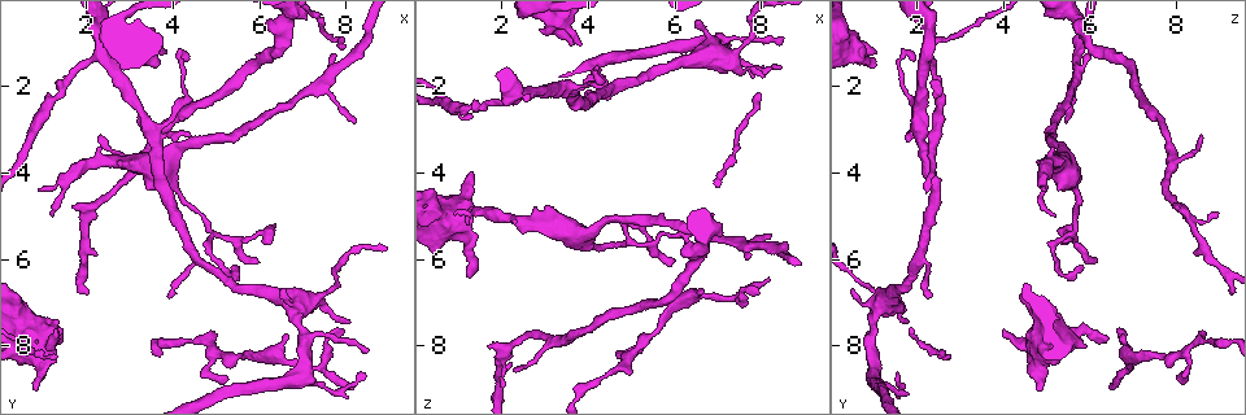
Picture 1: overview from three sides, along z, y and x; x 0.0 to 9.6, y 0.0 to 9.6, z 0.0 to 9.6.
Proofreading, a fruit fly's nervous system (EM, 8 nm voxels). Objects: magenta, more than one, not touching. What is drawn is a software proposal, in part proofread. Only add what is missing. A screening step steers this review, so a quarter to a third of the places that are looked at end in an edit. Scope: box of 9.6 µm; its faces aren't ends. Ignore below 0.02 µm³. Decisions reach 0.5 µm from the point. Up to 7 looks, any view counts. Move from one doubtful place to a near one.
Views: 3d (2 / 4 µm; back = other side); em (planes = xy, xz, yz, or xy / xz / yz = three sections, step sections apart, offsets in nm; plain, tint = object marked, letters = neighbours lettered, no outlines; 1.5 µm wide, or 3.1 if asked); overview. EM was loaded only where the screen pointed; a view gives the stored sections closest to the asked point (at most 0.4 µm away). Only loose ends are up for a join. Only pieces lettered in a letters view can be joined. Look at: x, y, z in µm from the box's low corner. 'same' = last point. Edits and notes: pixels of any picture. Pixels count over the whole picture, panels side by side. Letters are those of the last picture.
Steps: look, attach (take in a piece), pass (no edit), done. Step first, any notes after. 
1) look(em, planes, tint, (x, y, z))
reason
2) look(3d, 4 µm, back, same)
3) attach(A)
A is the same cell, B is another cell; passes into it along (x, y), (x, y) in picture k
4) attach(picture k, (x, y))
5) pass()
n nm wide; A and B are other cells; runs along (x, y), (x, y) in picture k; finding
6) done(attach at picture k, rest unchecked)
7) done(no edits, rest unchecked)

look(em, planes, letters, (3.85, 6.80, 2.35))
free end

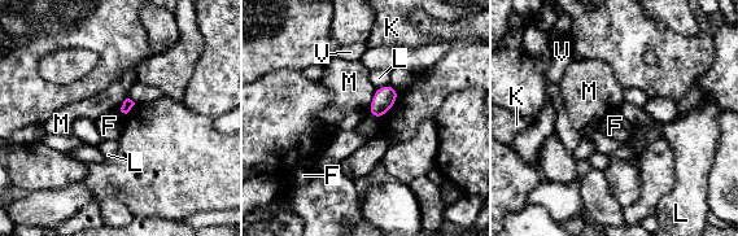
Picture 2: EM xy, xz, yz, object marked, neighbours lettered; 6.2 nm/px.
pass()
M touches over 180 nm; F, K, L, M and V are other cells; border along (376, 88), (368, 114) in picture 2; none of them fits

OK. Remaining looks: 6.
look(3d, 2 µm, (8.10, 7.35, 1.80))
thin end

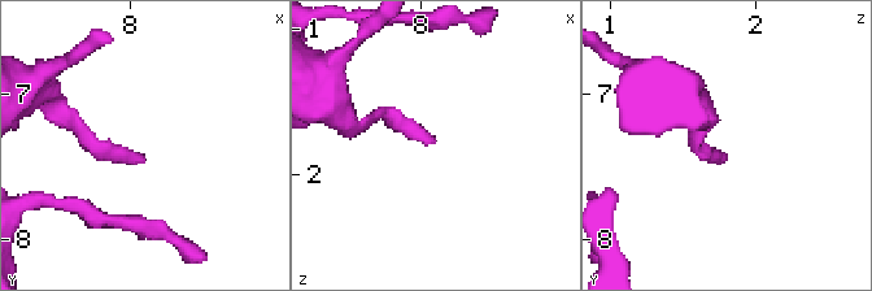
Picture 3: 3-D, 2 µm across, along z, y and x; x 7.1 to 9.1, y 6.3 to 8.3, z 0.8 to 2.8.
look(em, xy, step 8, letters, (8.10, 7.42, 1.80))
now the EM

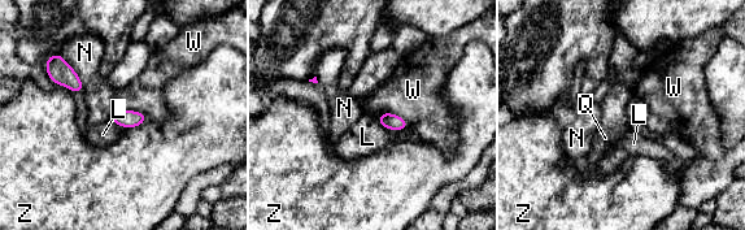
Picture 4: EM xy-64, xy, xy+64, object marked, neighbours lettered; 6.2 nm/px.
pass()
L, N, Q, W and Z are other cells; none of them fits

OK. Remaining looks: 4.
look(3d, 4 µm, (0.85, 4.35, 4.85))
free end

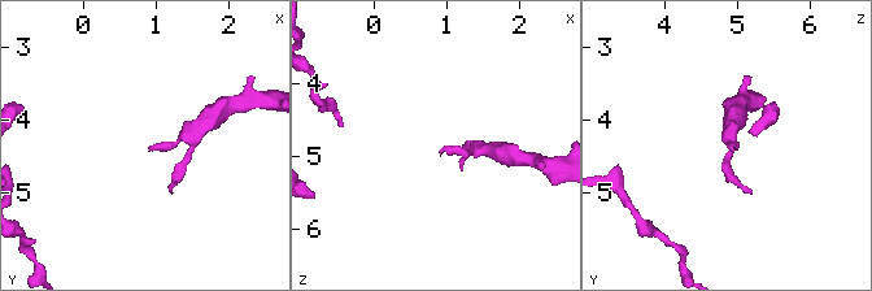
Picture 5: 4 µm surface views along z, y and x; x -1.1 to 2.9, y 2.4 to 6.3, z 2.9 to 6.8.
look(em, xz, step 8, tint, (0.85, 4.40, 4.95))
shape alone is not enough

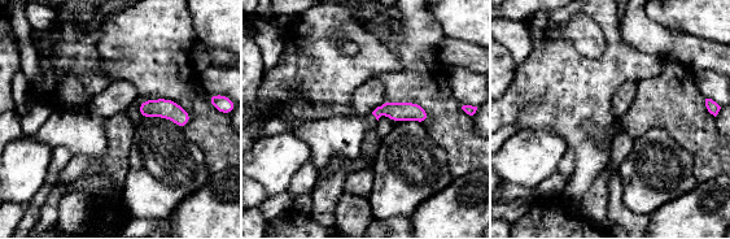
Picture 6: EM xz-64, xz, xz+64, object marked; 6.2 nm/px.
look(em, planes, letters, same)

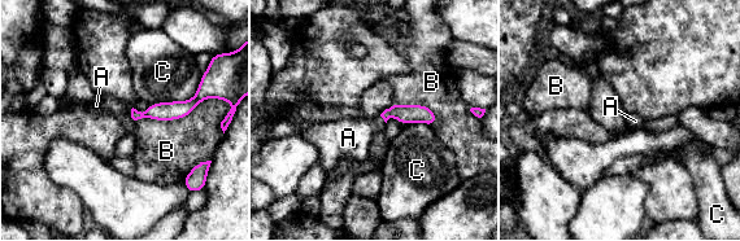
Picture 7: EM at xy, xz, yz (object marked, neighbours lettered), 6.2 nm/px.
attach(A)
B touches over 500 nm; A is the same cell, B and C are other cells; passes into it along (405, 114), (383, 118), (348, 137) in picture 7; it goes on there

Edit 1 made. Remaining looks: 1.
done(attach at picture 7, rest unchecked)

